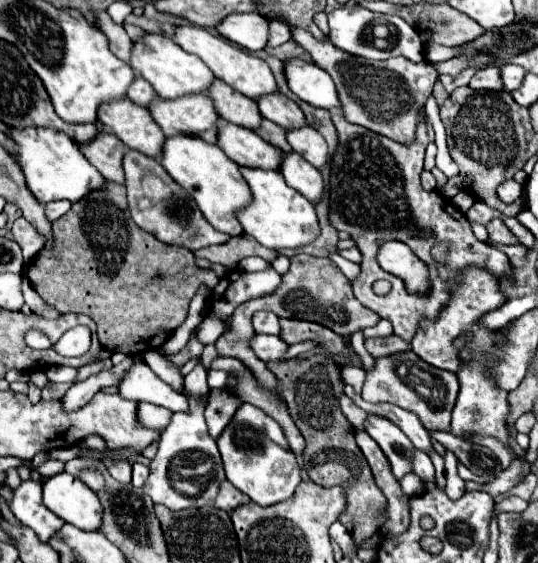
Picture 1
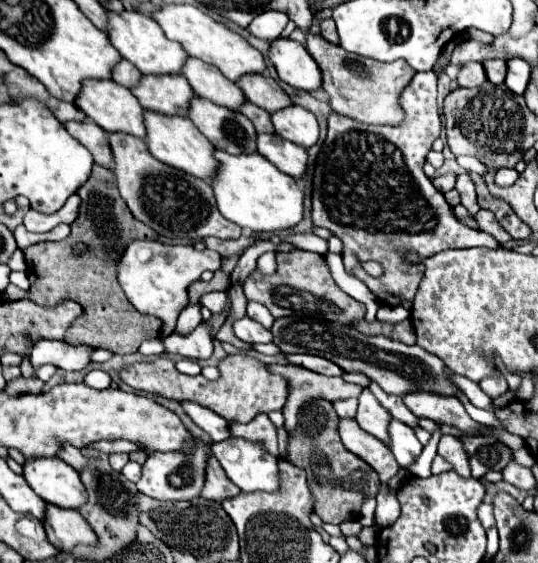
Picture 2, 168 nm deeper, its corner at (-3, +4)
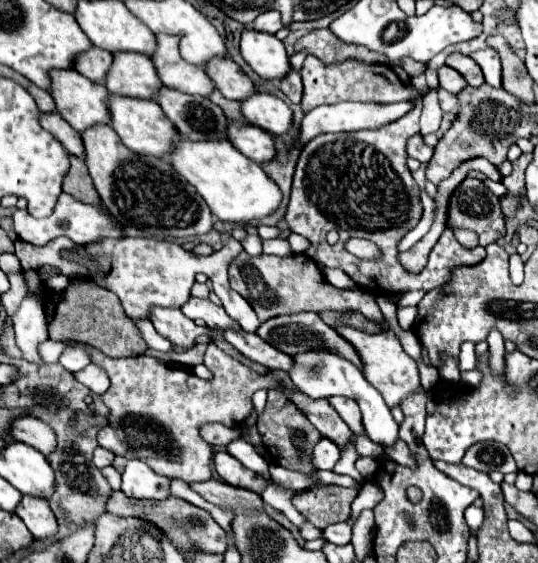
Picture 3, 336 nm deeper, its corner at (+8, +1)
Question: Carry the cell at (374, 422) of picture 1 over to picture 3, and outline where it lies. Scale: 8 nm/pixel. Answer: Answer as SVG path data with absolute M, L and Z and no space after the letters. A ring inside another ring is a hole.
M334 396L328 400L336 412L342 416L342 420L350 426L350 430L354 434L364 434L364 424L362 424L362 414L360 414L360 408L358 404L352 400L352 398L346 398L346 396Z

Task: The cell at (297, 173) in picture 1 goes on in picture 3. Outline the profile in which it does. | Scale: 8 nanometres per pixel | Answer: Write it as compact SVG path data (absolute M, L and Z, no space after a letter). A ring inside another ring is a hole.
M230 122L230 124L232 124L230 142L246 158L258 164L264 164L276 158L276 144L268 132L260 128L252 128L252 124L242 124L242 122Z

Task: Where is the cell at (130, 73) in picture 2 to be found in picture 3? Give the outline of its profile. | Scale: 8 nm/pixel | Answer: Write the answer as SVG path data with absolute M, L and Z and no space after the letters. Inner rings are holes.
M96 46L92 48L92 52L86 52L84 56L80 56L80 60L76 60L76 70L94 82L106 78L110 66L112 66L112 54Z

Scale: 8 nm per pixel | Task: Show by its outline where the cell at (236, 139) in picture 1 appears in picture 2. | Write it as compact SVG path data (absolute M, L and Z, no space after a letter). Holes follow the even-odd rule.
M195 97L189 105L187 117L213 143L215 149L223 149L233 155L255 153L257 149L255 127L239 111L225 109L203 97Z

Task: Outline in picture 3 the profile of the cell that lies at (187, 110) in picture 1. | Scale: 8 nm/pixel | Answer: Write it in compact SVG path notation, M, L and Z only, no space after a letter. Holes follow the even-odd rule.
M136 52L114 56L112 68L106 76L106 88L112 94L152 100L160 86L162 80L148 56L136 56Z

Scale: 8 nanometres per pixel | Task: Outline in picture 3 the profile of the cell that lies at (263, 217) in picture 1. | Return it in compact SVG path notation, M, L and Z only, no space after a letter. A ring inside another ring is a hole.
M178 140L170 164L180 172L206 200L212 214L222 222L250 224L272 216L280 202L282 192L278 184L262 170L260 164L242 156L230 142L184 142Z

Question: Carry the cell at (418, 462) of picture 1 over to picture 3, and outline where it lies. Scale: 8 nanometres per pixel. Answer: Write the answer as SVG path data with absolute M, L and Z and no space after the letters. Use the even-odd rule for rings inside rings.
M304 352L302 356L294 356L296 358L296 366L288 372L292 382L310 398L330 398L330 396L346 396L358 402L360 410L362 410L362 420L364 420L364 428L366 428L366 436L380 444L382 448L392 448L398 442L398 432L400 426L396 424L396 420L390 414L390 408L384 404L380 392L368 384L368 380L364 378L364 374L352 366L348 360L344 360L342 356L336 356L334 352Z

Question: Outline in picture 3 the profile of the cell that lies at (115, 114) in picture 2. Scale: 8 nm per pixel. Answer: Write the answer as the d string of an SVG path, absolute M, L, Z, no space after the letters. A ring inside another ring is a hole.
M56 70L52 72L52 88L50 94L56 102L58 114L78 132L84 132L86 128L92 128L94 124L110 124L110 108L108 108L108 88L102 84L96 84L82 76L76 70Z

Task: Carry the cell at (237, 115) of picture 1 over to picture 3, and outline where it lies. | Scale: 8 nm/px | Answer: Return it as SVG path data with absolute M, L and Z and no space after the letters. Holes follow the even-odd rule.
M156 36L156 38L158 48L152 62L156 66L160 80L168 88L174 88L178 92L208 98L216 86L204 72L204 68L196 68L180 56L176 36Z

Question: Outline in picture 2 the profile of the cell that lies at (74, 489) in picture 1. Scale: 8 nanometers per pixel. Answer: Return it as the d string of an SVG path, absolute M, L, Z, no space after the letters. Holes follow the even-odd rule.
M29 457L23 477L43 501L57 507L77 509L87 501L79 473L59 457Z

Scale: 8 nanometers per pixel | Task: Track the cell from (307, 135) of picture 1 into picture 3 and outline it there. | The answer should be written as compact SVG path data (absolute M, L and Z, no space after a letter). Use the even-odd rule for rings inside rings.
M254 94L242 102L242 114L252 126L258 126L272 136L284 136L294 128L292 110L286 102L270 94Z

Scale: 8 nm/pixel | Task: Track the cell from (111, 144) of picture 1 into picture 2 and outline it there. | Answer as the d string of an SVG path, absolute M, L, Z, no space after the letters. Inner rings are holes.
M67 121L67 123L63 123L63 127L85 149L89 149L95 163L99 163L103 167L111 167L111 149L107 145L107 133L99 125L85 123L85 121Z

